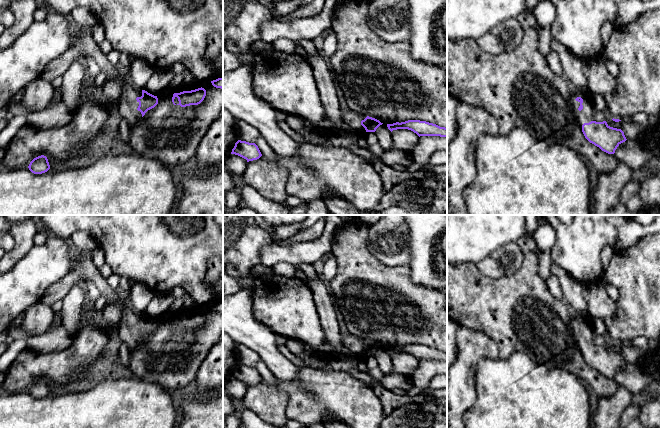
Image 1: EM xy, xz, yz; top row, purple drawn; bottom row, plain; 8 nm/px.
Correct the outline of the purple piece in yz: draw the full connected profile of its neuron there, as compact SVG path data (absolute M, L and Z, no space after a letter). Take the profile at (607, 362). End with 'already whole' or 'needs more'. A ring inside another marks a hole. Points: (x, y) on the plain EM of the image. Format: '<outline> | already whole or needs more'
M573 311L571 328L585 362L602 375L614 378L617 371L627 364L621 353L610 351L606 345L593 344L595 335L587 316Z | needs more

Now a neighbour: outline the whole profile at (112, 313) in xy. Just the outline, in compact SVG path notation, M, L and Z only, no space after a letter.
M117 304L106 305L99 312L105 320L105 325L112 329L115 329L121 320L122 308Z

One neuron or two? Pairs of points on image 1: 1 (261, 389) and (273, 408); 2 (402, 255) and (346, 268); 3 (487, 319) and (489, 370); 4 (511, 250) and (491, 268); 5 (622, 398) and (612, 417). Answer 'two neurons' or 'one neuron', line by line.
1: one neuron
2: two neurons
3: two neurons
4: one neuron
5: one neuron

